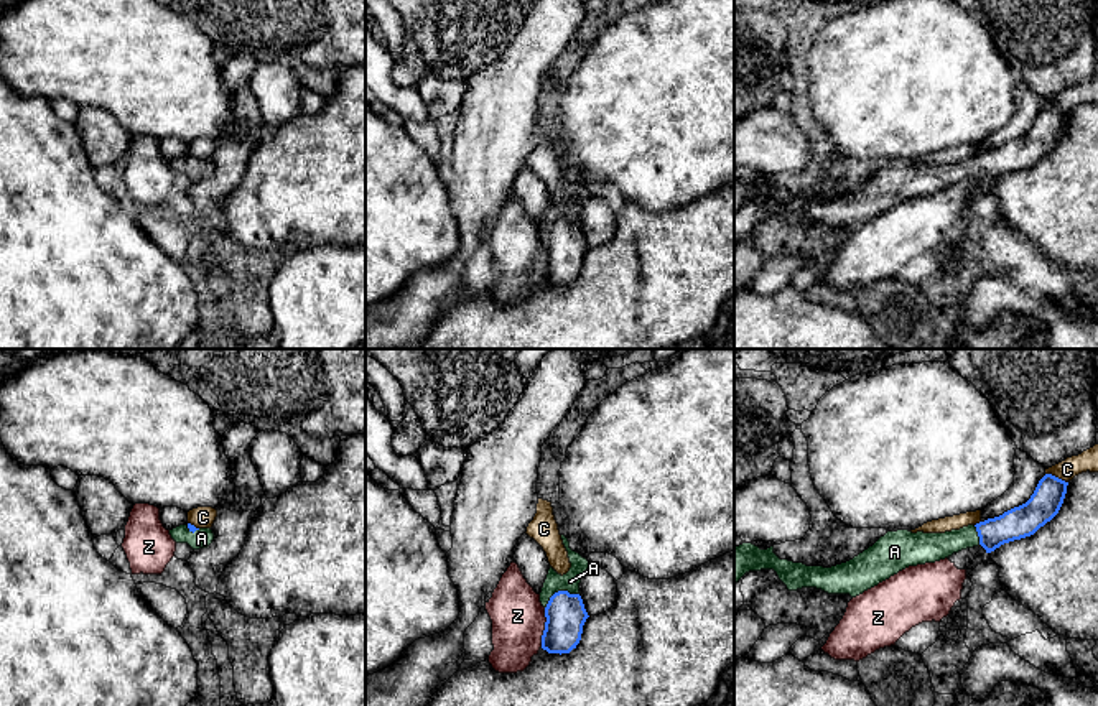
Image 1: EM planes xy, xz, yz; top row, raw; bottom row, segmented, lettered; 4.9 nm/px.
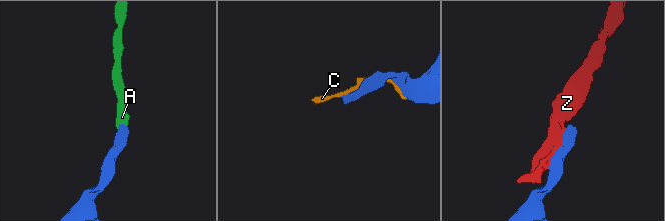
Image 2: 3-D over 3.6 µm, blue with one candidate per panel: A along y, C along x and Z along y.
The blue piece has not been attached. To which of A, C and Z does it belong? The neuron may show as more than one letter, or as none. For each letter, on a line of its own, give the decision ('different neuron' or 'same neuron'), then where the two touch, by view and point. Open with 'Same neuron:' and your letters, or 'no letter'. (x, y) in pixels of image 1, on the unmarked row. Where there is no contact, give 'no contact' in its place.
Same neuron: A
A: same neuron; meets blue in xz at (558, 222)
C: different neuron; meets blue in yz at (1057, 109)
Z: different neuron; meets blue in xz at (545, 259)

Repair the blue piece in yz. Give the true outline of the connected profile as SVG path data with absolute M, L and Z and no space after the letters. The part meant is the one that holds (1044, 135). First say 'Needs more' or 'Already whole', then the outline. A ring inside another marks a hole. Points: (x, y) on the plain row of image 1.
Needs more. M1045 105L1026 135L999 148L945 165L887 163L853 191L831 199L780 191L774 178L761 181L742 174L734 179L734 214L749 202L774 201L789 222L817 219L856 229L909 197L935 194L978 176L991 184L1004 174L1034 166L1058 145L1067 117Z

